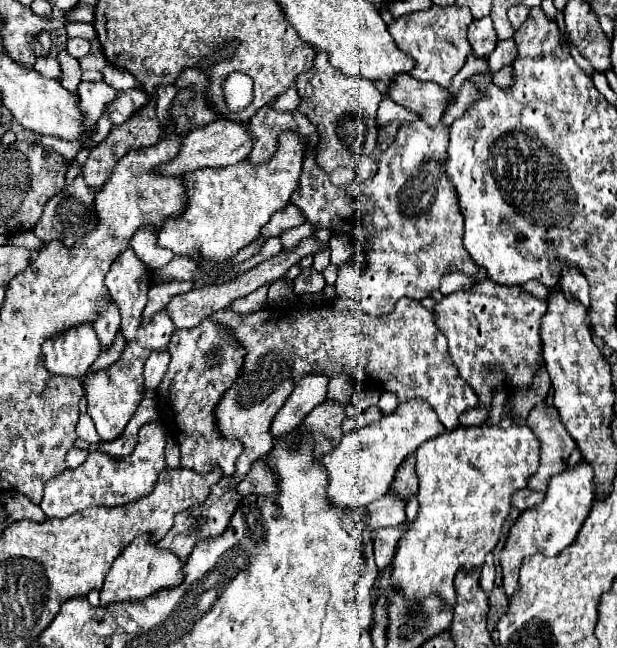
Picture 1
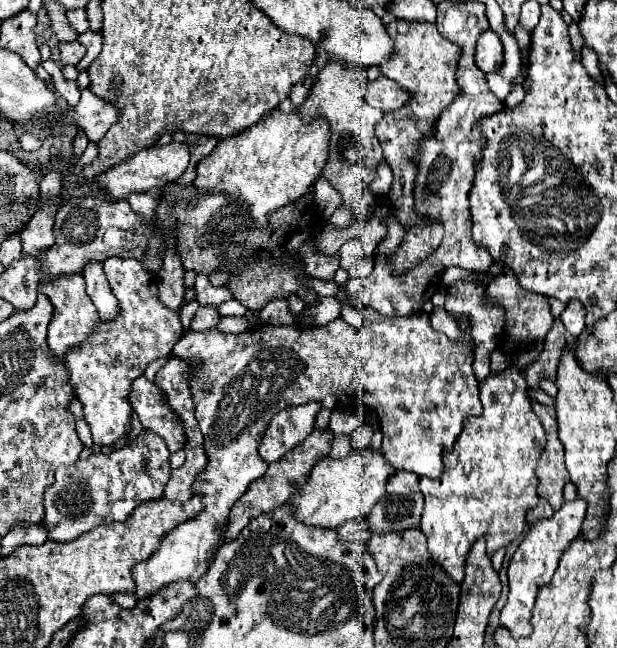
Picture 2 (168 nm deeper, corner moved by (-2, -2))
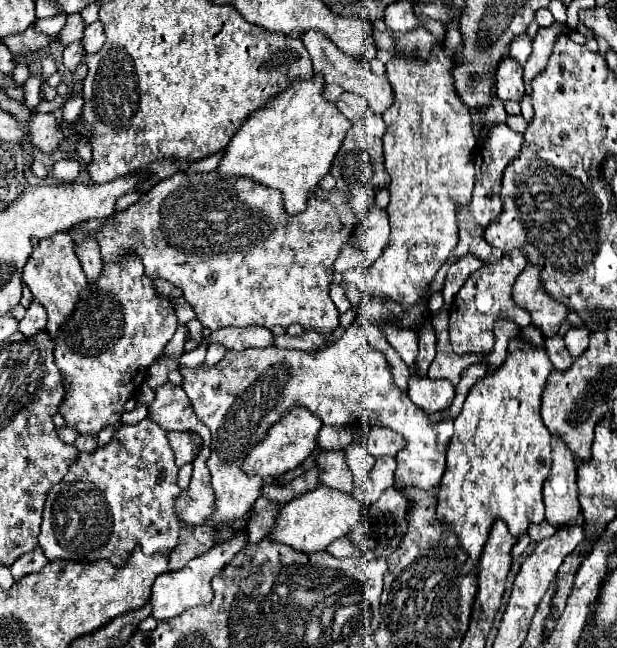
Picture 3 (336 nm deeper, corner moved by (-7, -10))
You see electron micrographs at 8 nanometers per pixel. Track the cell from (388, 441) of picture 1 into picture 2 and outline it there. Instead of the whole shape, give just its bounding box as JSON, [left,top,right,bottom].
[289,450,393,528]

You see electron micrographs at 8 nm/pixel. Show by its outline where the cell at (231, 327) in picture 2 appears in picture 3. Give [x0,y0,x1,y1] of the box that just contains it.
[204,344,226,364]

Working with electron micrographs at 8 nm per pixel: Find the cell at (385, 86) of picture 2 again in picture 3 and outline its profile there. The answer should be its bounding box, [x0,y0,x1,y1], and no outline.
[302,32,394,114]

